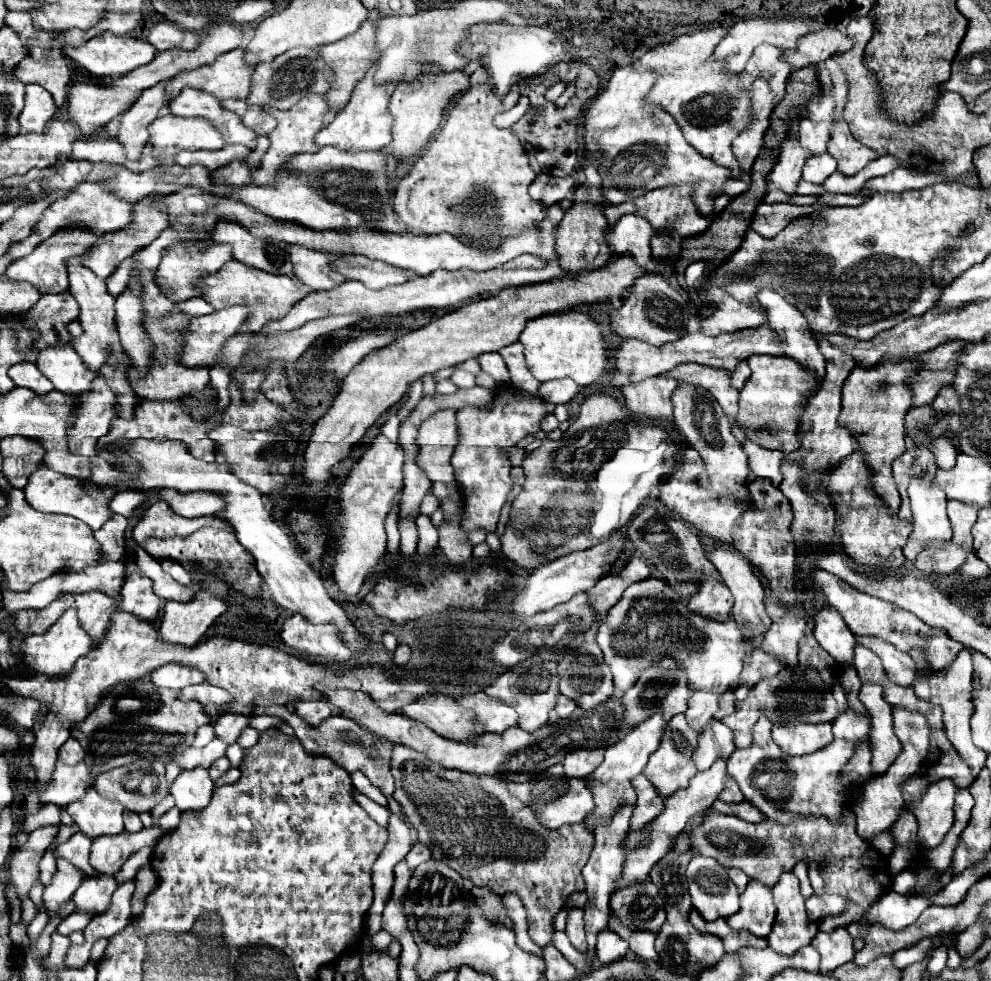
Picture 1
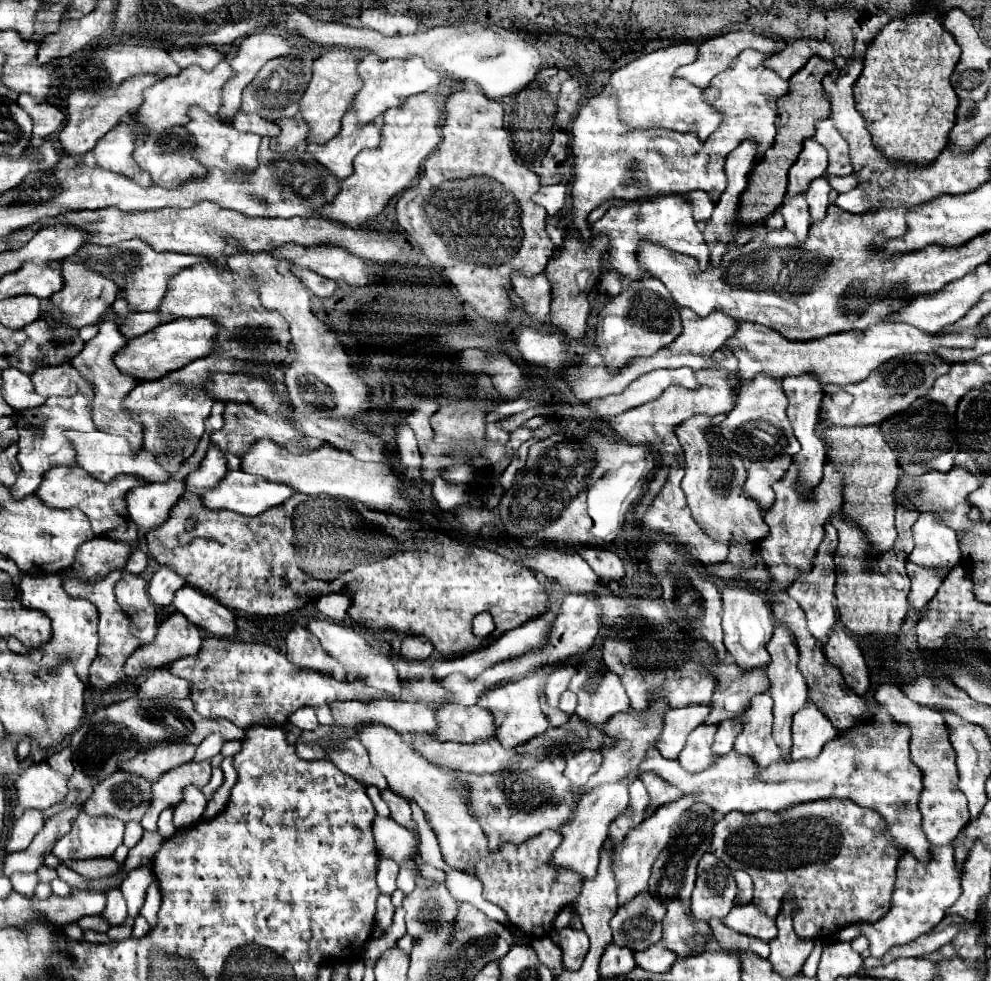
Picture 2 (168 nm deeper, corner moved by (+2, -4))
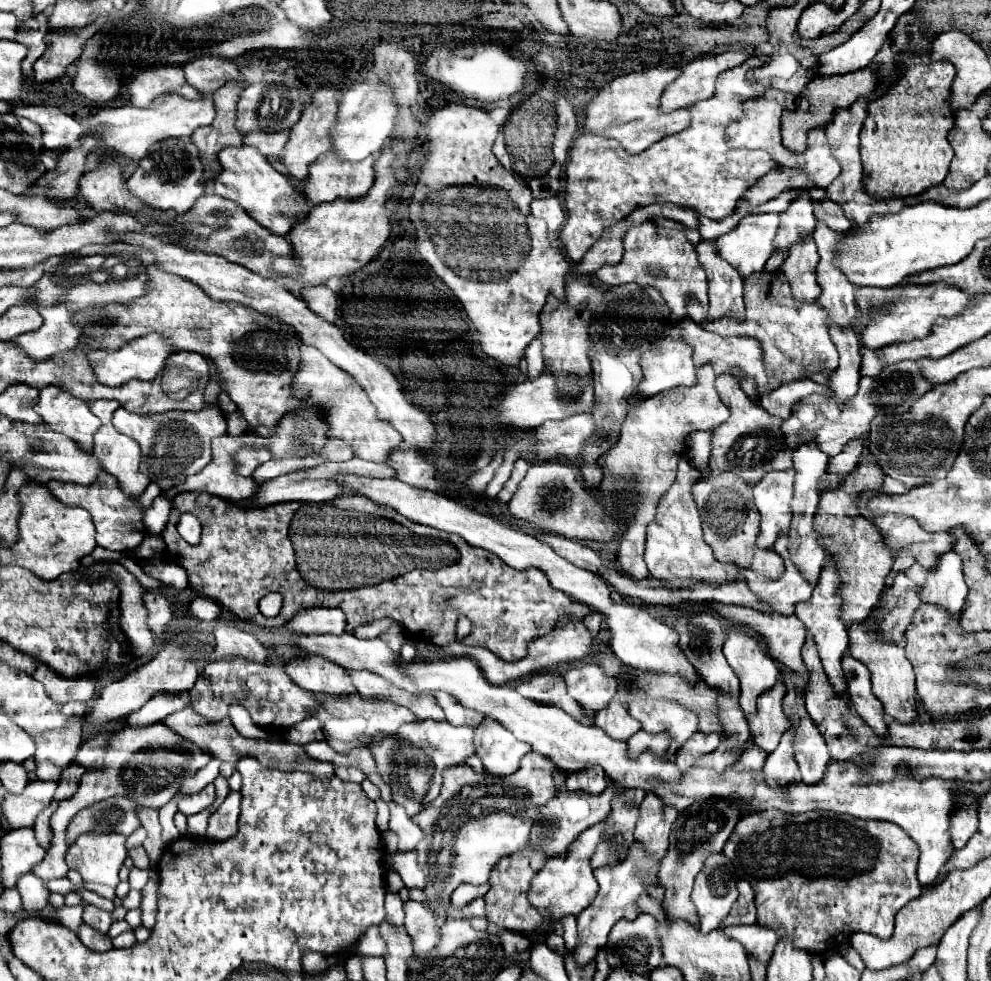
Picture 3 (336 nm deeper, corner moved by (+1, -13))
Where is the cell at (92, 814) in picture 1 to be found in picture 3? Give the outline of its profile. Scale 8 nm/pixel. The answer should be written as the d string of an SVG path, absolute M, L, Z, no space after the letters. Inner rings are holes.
M83 834L69 850L67 864L77 870L85 882L107 886L119 884L119 870L127 858L123 834Z

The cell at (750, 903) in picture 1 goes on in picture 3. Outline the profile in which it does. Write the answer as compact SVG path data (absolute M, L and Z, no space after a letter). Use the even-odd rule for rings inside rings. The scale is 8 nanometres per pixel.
M751 924L751 926L729 926L723 930L727 938L739 940L741 946L745 946L747 956L757 958L759 962L769 962L773 948L777 944L777 934L771 928Z

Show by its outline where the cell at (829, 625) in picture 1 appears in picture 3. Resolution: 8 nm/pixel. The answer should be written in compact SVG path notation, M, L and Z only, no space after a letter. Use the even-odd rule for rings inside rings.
M849 654L843 656L843 670L849 682L849 698L857 710L857 714L877 732L877 736L887 736L887 722L883 704L871 692L869 670Z

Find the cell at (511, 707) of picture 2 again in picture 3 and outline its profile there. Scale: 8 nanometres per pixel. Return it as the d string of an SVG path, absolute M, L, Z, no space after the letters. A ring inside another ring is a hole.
M509 734L495 746L475 746L475 752L489 774L509 776L519 770L519 760L531 752L531 746L519 742L513 734Z

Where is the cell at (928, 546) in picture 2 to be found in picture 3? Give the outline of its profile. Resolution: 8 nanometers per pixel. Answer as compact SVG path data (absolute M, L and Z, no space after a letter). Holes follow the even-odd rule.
M955 552L943 554L935 570L925 570L923 566L913 564L905 574L919 586L921 602L943 606L949 614L961 614L967 586L963 580L961 558Z

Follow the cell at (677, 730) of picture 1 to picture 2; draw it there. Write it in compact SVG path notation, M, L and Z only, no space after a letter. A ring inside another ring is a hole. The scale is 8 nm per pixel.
M648 771L648 773L642 773L638 779L646 785L646 789L650 793L650 809L648 809L648 813L652 813L660 805L666 805L670 801L676 801L676 799L680 799L684 795L678 787L670 785L666 779L658 777L656 773L650 773Z

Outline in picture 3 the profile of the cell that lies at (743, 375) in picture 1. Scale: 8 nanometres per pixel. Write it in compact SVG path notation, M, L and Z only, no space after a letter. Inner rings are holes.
M709 366L697 370L697 384L693 388L675 388L647 402L639 402L639 406L631 406L627 418L621 426L619 442L609 450L605 464L613 478L629 482L629 501L634 502L636 511L629 520L627 532L621 536L619 546L619 564L627 576L643 580L649 576L649 570L643 560L645 552L646 528L654 520L660 498L675 482L677 462L673 462L673 454L681 456L685 446L685 436L693 430L715 430L729 418L729 408L719 400L715 390L715 373Z

